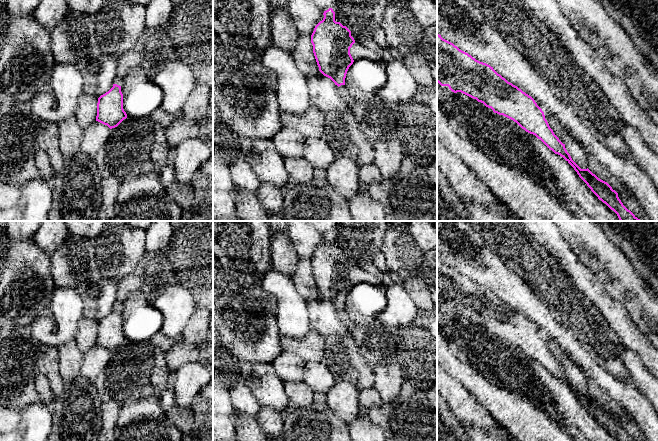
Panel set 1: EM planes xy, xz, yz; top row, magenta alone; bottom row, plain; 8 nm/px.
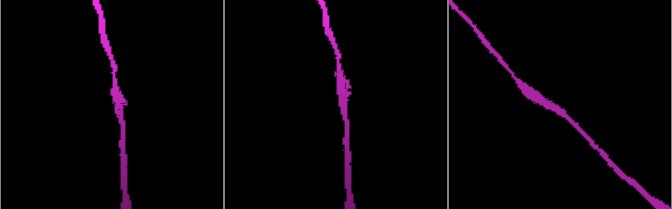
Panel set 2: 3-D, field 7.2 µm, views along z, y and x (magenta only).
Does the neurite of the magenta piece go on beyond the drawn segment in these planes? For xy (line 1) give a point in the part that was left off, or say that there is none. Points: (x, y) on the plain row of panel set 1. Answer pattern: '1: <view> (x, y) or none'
1: none

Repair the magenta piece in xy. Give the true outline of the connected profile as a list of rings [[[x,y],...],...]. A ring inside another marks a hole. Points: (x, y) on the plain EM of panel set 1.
[[[113,308],[108,316],[98,322],[96,345],[112,353],[126,342],[127,338],[123,333],[121,310]]]

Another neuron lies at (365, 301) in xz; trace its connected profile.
[[[358,283],[349,291],[345,310],[352,322],[359,326],[366,326],[374,322],[377,315],[387,304],[383,288],[370,283]]]

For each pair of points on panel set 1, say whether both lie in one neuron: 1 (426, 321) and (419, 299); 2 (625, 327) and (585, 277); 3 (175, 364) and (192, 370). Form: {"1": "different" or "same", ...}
{"1": "different", "2": "same", "3": "different"}

